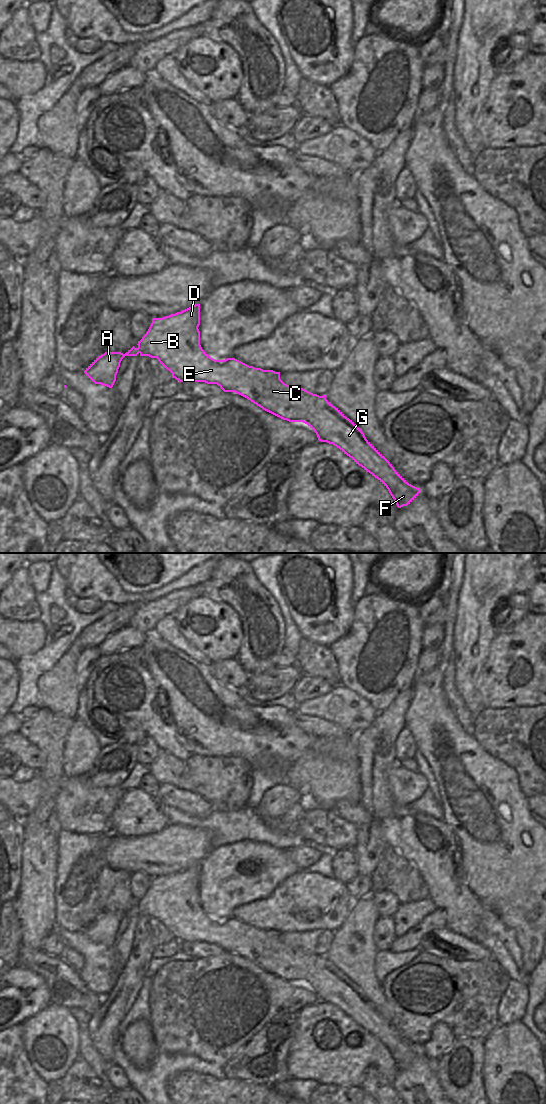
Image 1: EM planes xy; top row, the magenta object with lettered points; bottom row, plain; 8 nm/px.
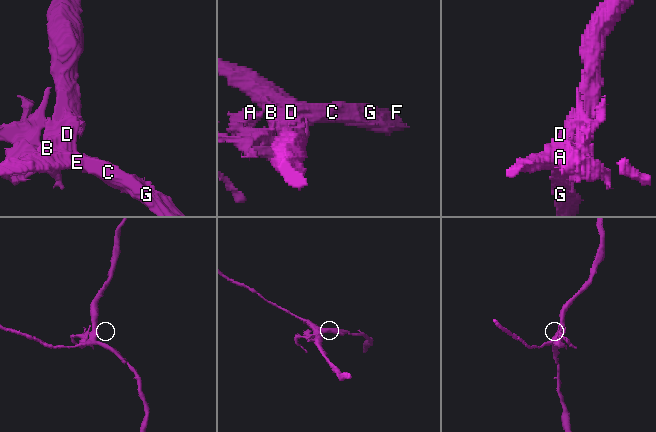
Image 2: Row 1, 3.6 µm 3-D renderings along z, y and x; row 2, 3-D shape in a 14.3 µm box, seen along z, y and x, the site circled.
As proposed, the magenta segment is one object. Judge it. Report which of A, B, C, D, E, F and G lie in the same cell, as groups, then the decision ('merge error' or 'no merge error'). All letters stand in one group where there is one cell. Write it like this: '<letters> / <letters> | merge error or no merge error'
A / B C D E F G | merge error

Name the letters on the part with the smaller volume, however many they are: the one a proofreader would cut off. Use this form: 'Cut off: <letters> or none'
Cut off: A

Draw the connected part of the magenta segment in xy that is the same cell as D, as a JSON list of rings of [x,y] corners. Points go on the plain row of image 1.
[[[200,864],[163,878],[153,878],[148,891],[138,901],[140,916],[157,918],[179,942],[217,944],[224,952],[235,952],[283,980],[307,984],[319,1001],[333,1004],[377,1038],[388,1049],[398,1068],[407,1066],[418,1056],[420,1048],[409,1044],[366,999],[362,990],[326,959],[326,955],[319,956],[303,948],[289,946],[280,939],[280,932],[255,928],[235,918],[211,918],[200,905],[199,885]]]

